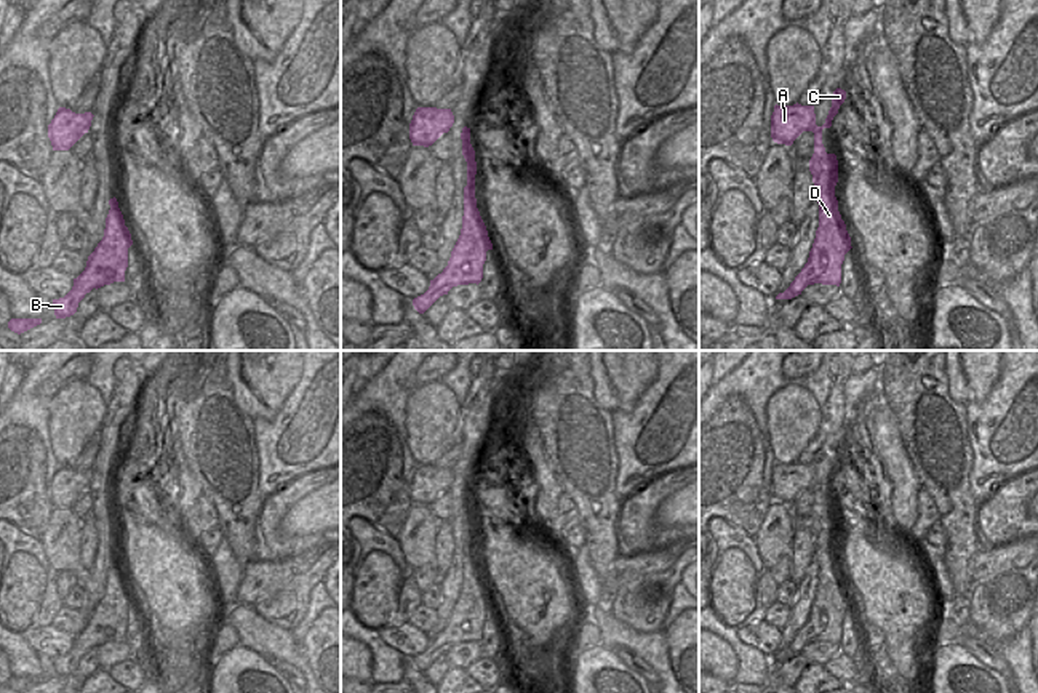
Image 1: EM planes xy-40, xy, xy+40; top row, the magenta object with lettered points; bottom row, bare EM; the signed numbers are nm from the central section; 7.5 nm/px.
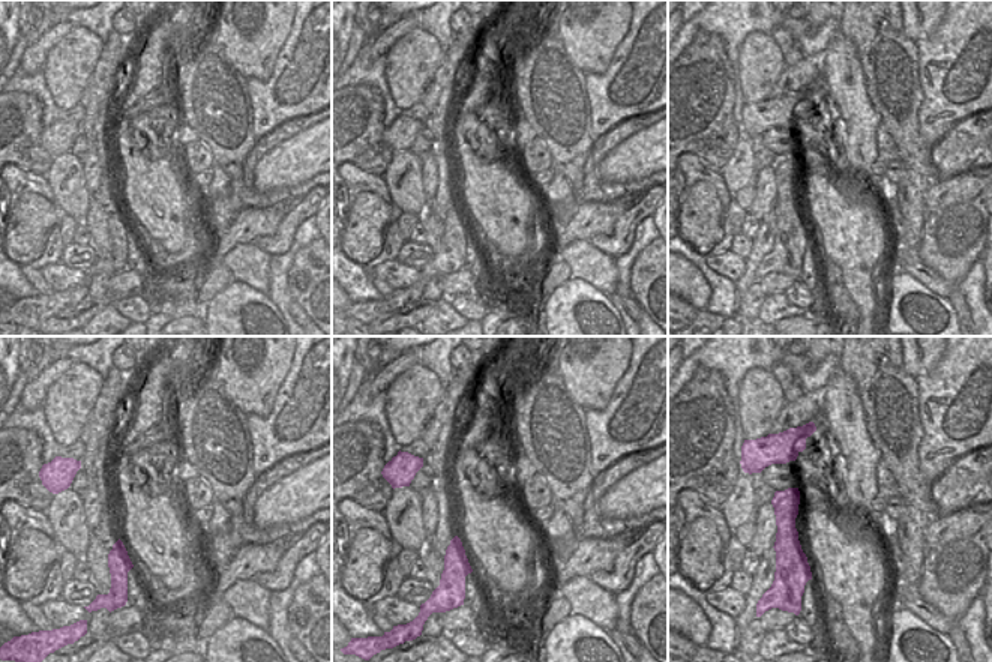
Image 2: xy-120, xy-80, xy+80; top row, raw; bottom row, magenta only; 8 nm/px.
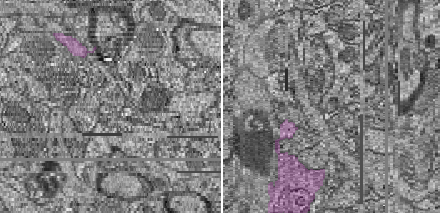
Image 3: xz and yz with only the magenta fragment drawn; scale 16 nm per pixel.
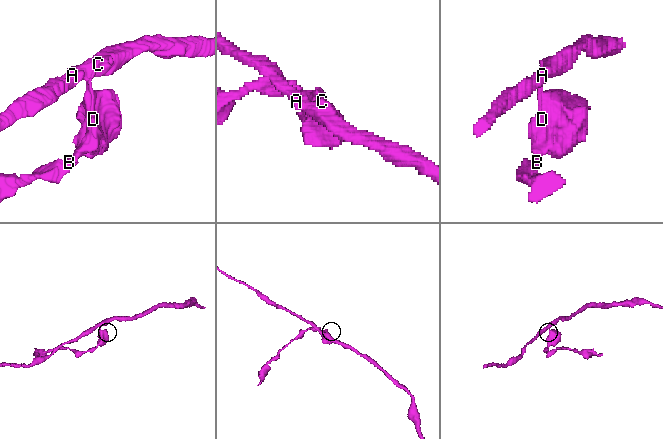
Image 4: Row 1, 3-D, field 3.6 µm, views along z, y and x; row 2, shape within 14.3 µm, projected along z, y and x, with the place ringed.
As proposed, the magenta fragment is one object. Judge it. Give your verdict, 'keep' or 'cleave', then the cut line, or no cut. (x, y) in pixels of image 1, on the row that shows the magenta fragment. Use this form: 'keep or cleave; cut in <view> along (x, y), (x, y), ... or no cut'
cleave; cut in xy+40 along (822, 128), (811, 130)

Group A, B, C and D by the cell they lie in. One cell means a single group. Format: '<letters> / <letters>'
A C / B D

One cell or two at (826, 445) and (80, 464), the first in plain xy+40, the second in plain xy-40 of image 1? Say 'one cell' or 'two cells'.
one cell

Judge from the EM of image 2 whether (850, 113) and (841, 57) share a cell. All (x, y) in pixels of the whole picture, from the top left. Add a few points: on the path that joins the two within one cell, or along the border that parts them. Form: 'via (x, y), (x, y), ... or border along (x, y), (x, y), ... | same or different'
via (848, 99), (842, 71) | same

